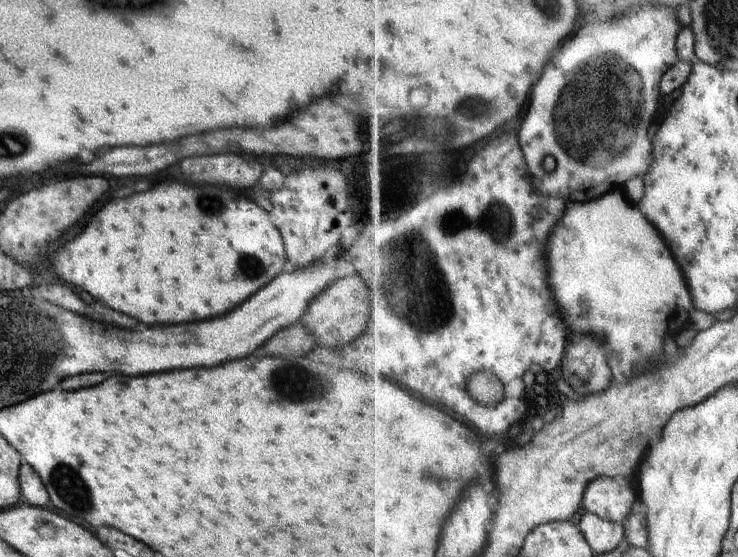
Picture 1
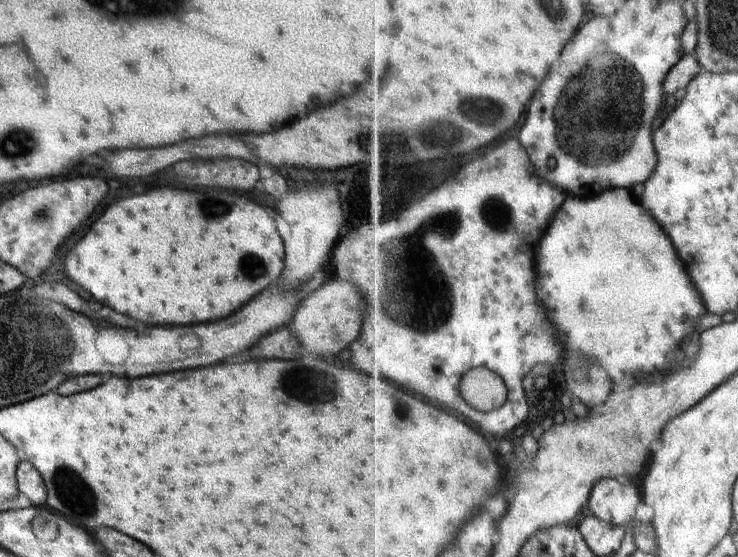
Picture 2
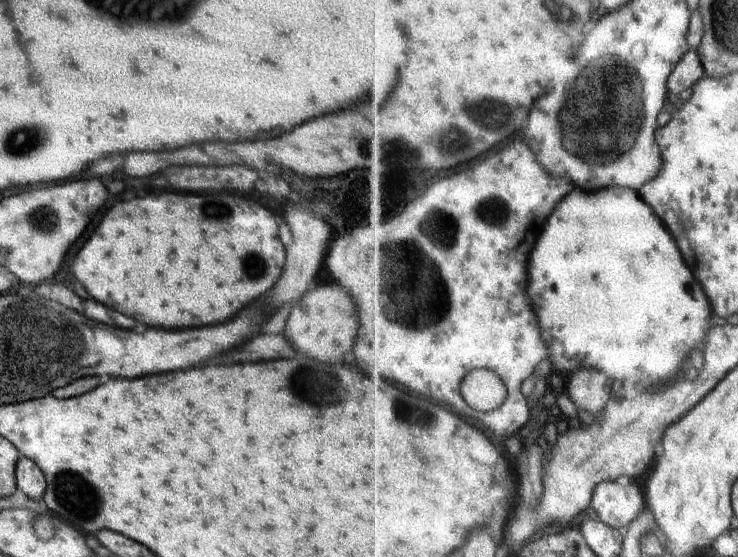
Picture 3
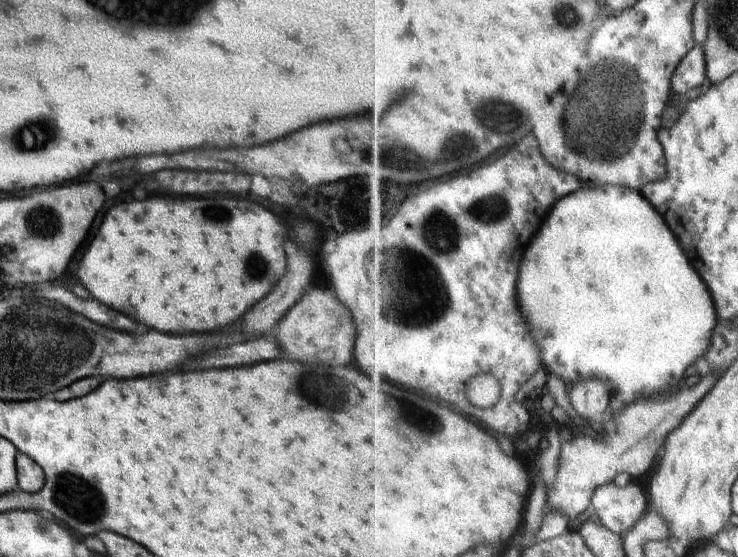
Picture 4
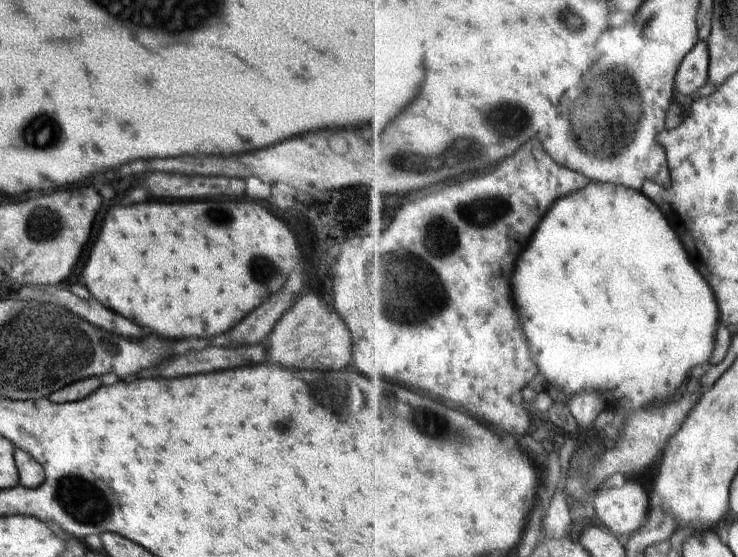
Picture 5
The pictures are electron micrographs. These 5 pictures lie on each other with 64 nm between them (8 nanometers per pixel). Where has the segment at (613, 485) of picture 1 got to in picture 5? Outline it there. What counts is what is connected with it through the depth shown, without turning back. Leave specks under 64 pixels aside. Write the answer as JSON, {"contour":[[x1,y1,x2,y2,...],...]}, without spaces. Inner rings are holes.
{"contour":[[630,477,621,488,601,488,593,503,605,526,623,538,635,535,647,523,650,512,648,492]]}

